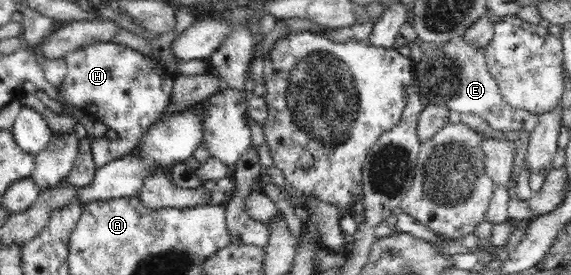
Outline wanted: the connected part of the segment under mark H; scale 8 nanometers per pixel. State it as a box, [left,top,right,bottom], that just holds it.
[57,41,174,167]

